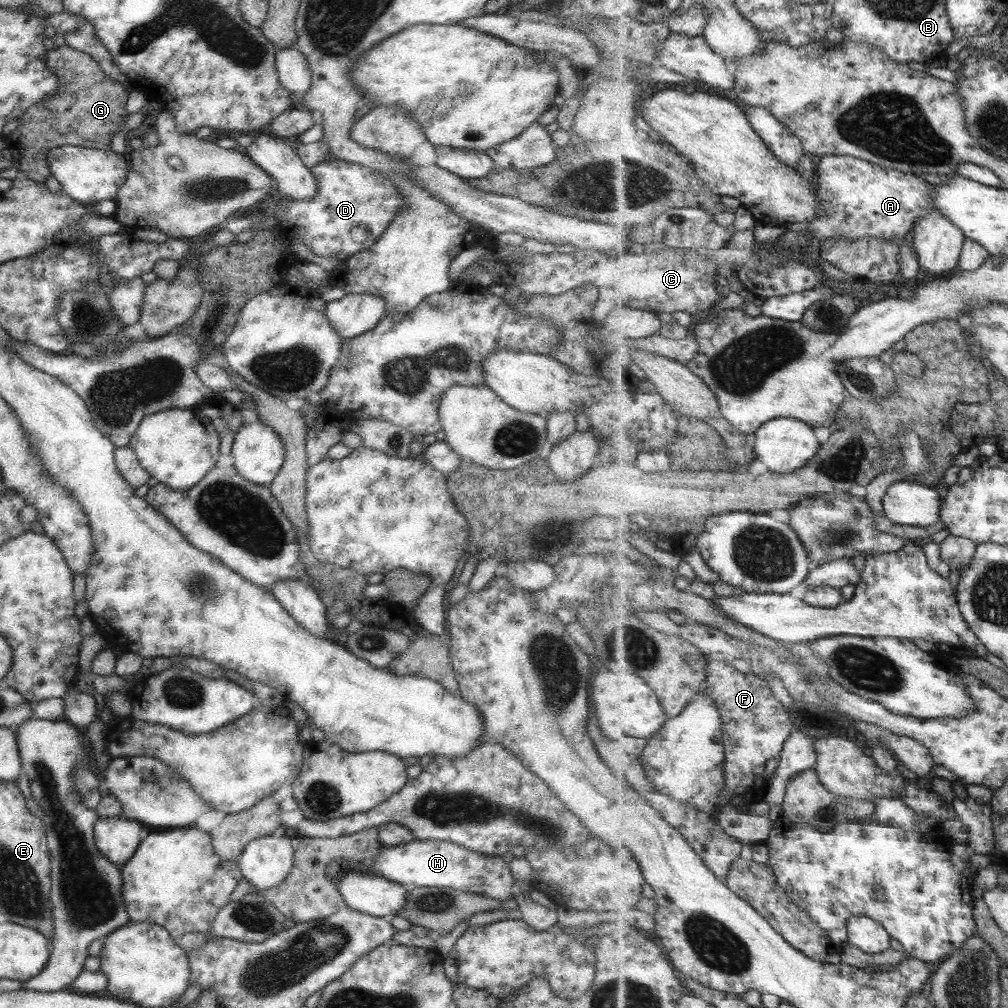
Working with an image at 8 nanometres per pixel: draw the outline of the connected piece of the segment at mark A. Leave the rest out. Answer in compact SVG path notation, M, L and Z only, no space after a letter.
M825 155L817 159L815 169L816 181L821 185L818 200L824 210L816 219L810 220L810 237L818 242L827 239L850 238L858 239L864 236L874 236L889 240L905 240L910 236L916 221L925 218L928 213L935 213L936 204L932 203L935 186L917 178L915 173L906 173L880 164L873 164L862 158L851 155Z

